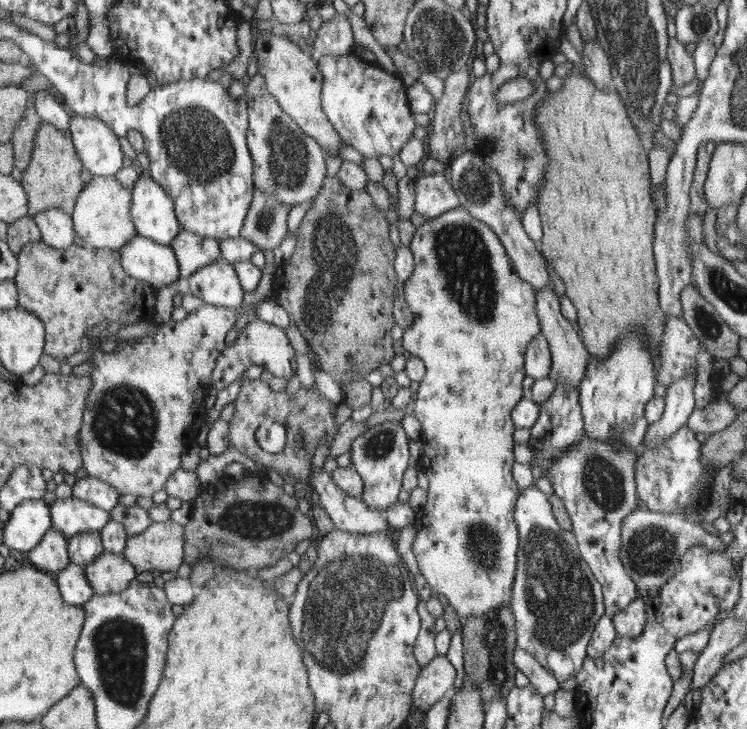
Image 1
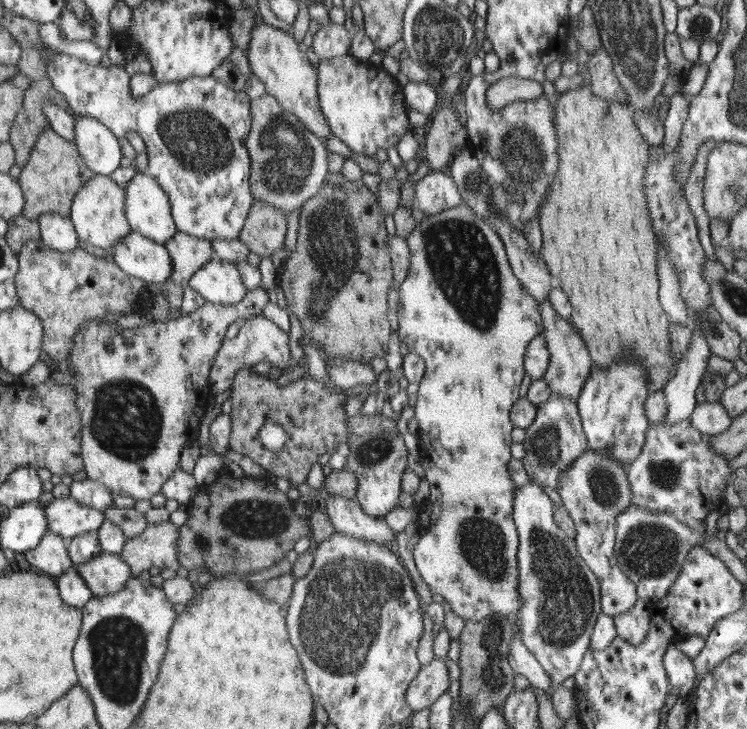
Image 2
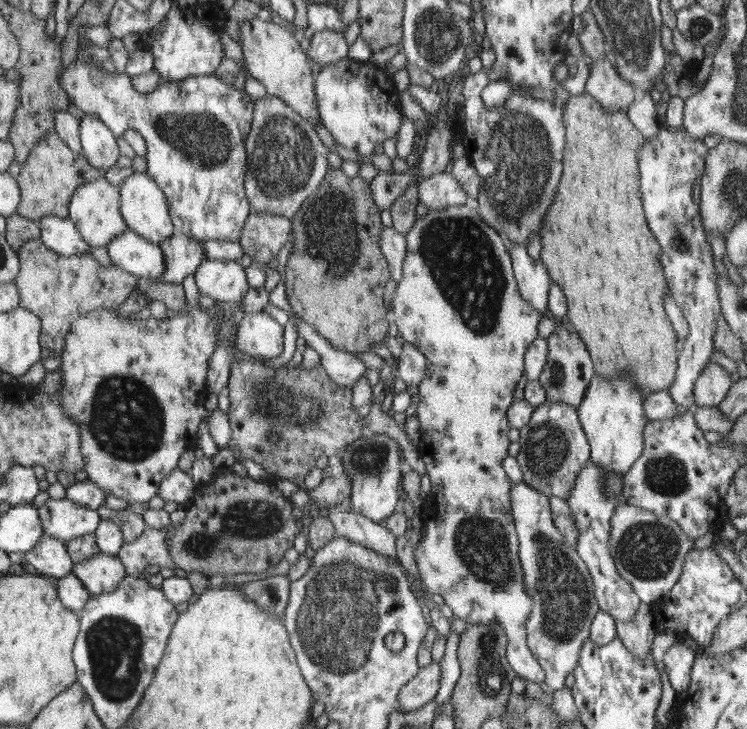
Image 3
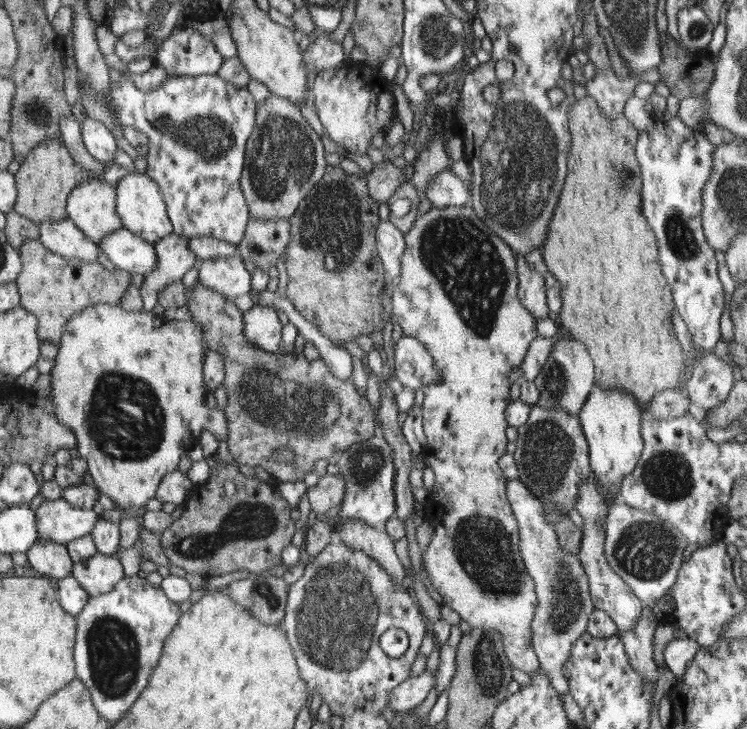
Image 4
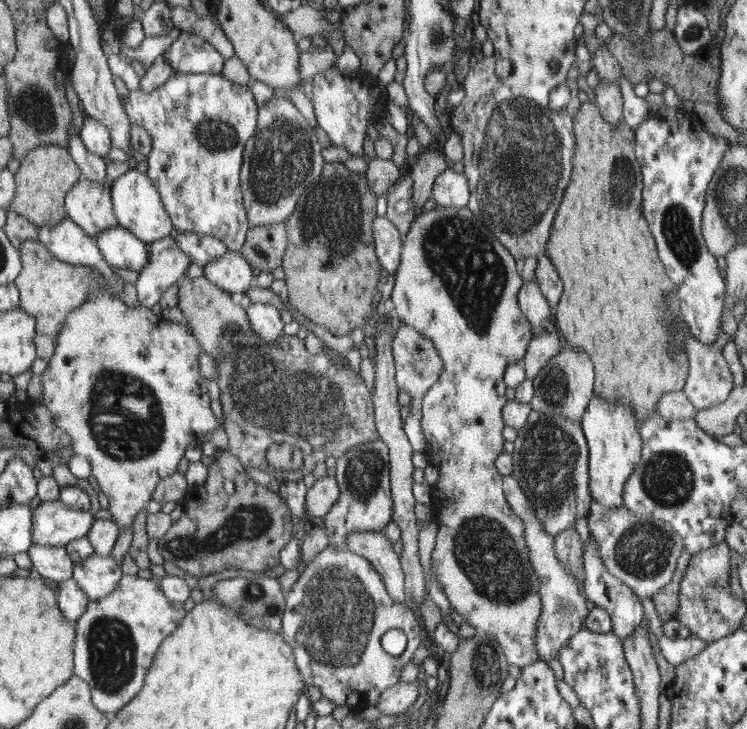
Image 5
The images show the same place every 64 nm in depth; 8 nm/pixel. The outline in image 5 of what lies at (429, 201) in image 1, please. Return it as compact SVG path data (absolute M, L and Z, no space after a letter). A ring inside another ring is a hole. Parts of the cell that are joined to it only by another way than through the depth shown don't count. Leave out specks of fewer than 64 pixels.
M446 168L433 185L432 196L438 207L466 207L472 192L465 174L458 174L453 169Z

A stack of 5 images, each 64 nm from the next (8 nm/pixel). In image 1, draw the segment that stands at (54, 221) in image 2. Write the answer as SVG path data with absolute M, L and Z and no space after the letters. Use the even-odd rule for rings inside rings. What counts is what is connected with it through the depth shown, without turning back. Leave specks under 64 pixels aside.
M49 208L32 216L41 229L41 240L55 249L66 249L74 240L72 218L57 208Z

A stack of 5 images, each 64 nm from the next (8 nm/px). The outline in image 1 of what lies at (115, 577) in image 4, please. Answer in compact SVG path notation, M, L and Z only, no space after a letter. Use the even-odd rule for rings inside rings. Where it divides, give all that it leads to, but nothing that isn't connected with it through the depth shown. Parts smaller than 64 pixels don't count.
M104 551L92 563L84 566L86 579L95 594L118 593L129 589L137 576L135 567L122 554Z

